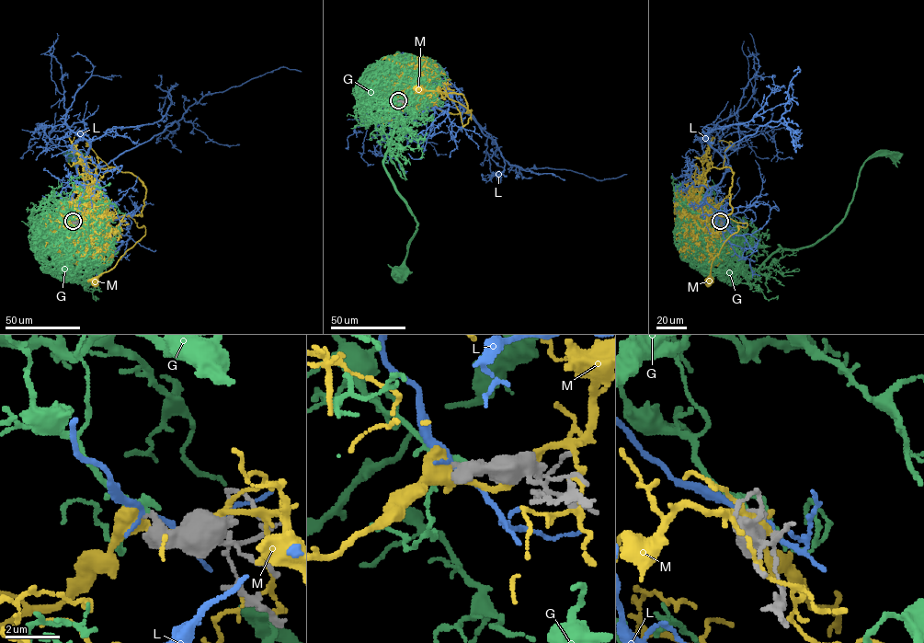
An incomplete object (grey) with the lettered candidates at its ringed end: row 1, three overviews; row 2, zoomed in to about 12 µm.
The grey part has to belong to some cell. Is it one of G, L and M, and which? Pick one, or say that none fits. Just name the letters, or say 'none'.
G

